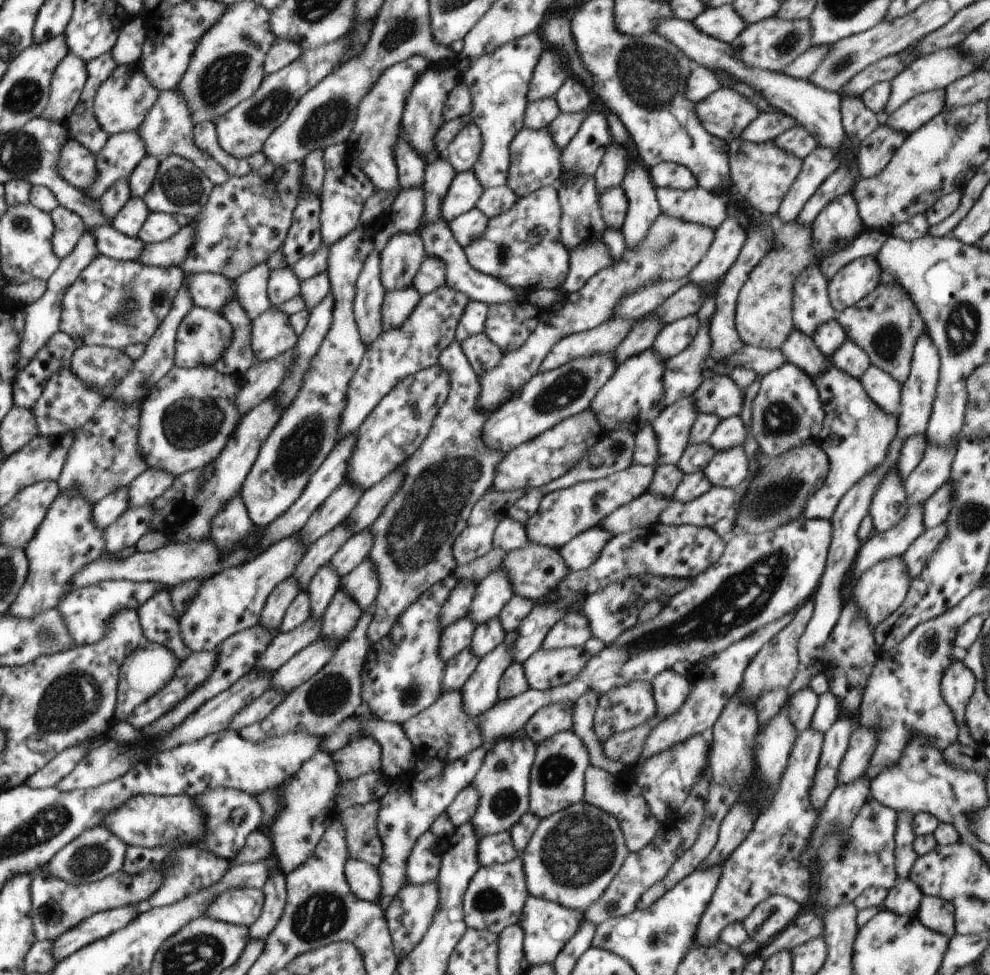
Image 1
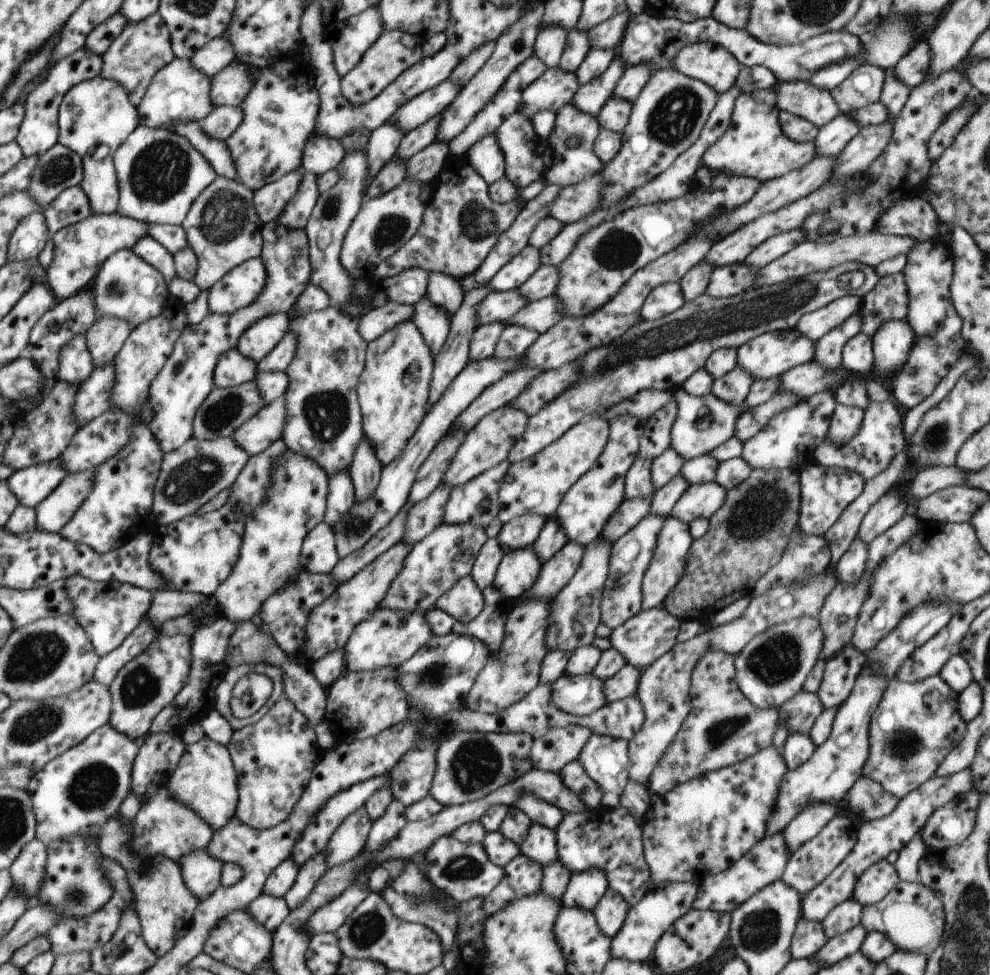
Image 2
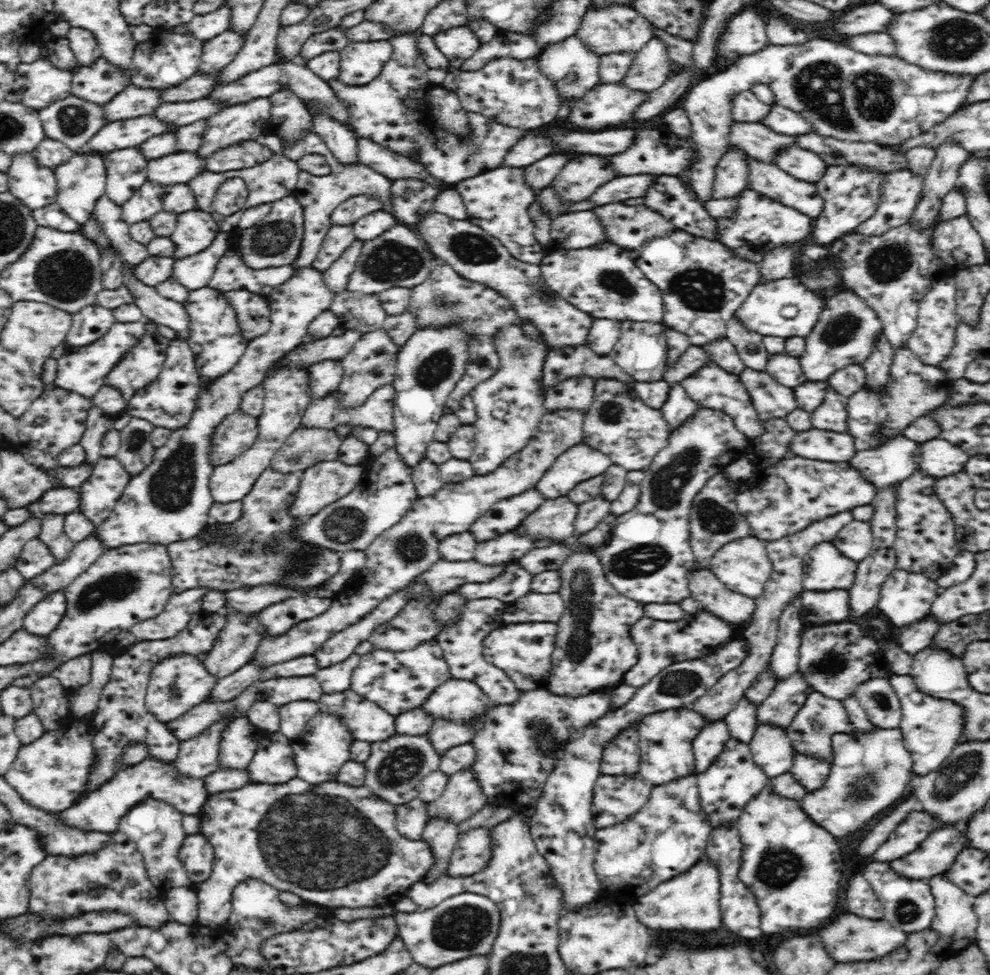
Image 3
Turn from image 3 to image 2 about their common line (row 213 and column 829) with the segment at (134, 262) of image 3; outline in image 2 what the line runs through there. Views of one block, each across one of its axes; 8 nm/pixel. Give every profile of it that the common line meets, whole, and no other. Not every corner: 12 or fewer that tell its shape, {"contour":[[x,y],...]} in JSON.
{"contour":[[777,82],[783,110],[818,128],[841,113],[830,91]]}

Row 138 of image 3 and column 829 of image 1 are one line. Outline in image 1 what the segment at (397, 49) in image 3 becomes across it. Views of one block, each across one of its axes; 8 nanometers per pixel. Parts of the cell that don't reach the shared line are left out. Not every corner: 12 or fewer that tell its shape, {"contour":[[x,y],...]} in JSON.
{"contour":[[828,364],[813,381],[830,470],[802,516],[828,520],[882,464],[897,418]]}

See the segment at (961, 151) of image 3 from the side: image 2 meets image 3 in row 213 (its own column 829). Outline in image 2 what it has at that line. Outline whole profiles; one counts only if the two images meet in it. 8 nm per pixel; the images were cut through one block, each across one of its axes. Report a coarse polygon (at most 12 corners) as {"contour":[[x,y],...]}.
{"contour":[[854,898],[821,920],[829,938],[861,924],[863,906]]}

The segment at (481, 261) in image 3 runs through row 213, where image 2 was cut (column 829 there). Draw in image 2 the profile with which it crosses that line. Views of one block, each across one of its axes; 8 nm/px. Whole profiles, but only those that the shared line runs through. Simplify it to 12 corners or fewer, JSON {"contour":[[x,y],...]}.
{"contour":[[837,403],[826,440],[848,444],[865,410]]}

